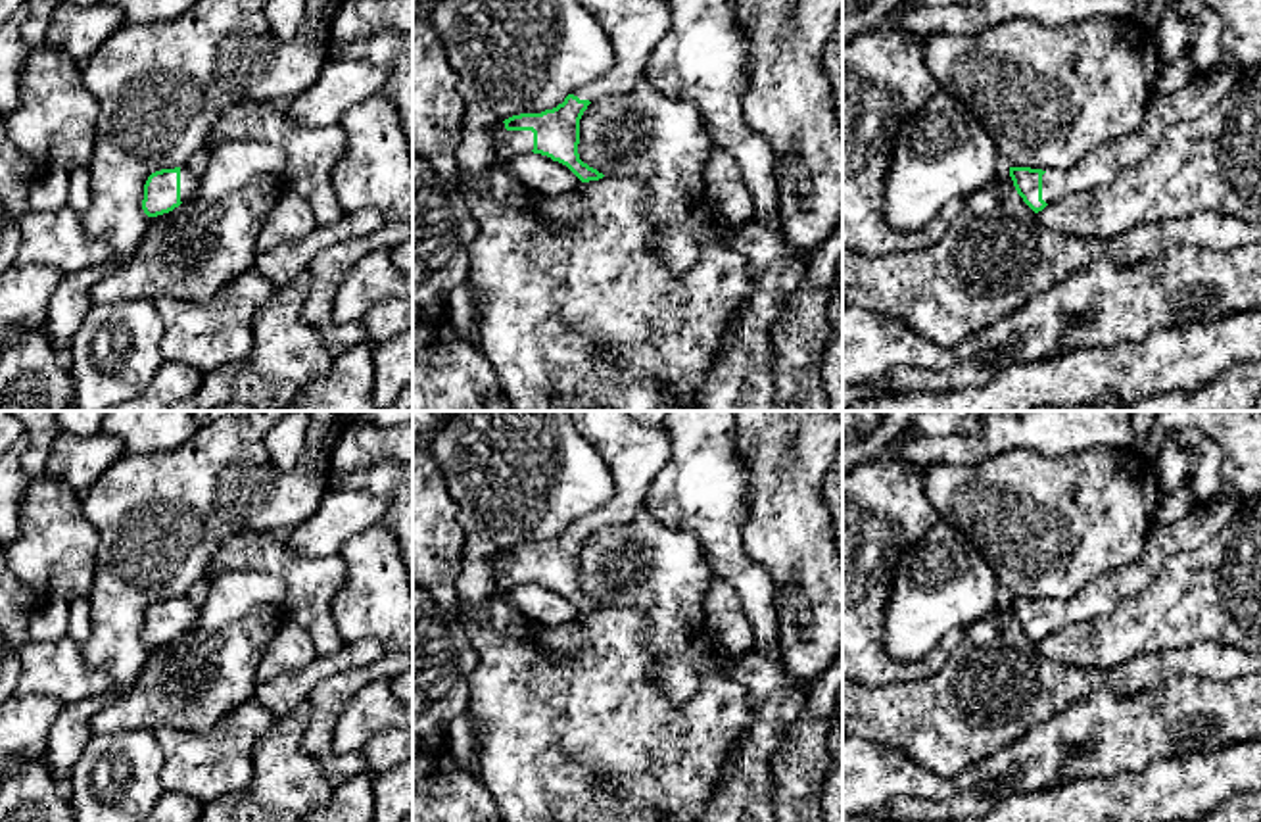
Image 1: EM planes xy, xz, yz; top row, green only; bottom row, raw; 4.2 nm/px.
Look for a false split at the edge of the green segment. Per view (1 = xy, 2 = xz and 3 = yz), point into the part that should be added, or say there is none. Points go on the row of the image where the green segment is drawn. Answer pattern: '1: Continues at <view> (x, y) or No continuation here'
1: Continues at xy (190, 181)
2: Continues at xz (634, 27)
3: Continues at yz (1102, 166)

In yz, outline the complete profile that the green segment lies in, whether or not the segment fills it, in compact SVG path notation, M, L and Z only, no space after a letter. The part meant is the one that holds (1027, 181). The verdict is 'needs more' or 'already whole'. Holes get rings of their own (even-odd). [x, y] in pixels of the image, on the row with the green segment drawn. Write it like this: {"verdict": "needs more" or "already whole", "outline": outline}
{"verdict": "needs more", "outline": "M1225 61L1211 71L1196 71L1173 94L1154 94L1146 106L1142 127L1090 150L1073 169L1042 171L1010 167L1017 194L1035 211L1077 192L1090 192L1115 182L1125 171L1140 163L1177 123L1203 117L1221 98L1232 92L1251 69Z"}

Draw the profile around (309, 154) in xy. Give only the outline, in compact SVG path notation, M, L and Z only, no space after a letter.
M242 102L213 125L207 152L223 142L271 142L284 150L284 182L313 209L319 227L336 225L345 211L332 188L332 169L345 152L340 125L299 127L274 102Z

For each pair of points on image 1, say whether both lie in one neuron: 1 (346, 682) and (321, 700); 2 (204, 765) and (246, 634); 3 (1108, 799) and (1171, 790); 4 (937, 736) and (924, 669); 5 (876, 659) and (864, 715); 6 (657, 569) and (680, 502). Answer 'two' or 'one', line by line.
1: one
2: two
3: one
4: two
5: two
6: two

